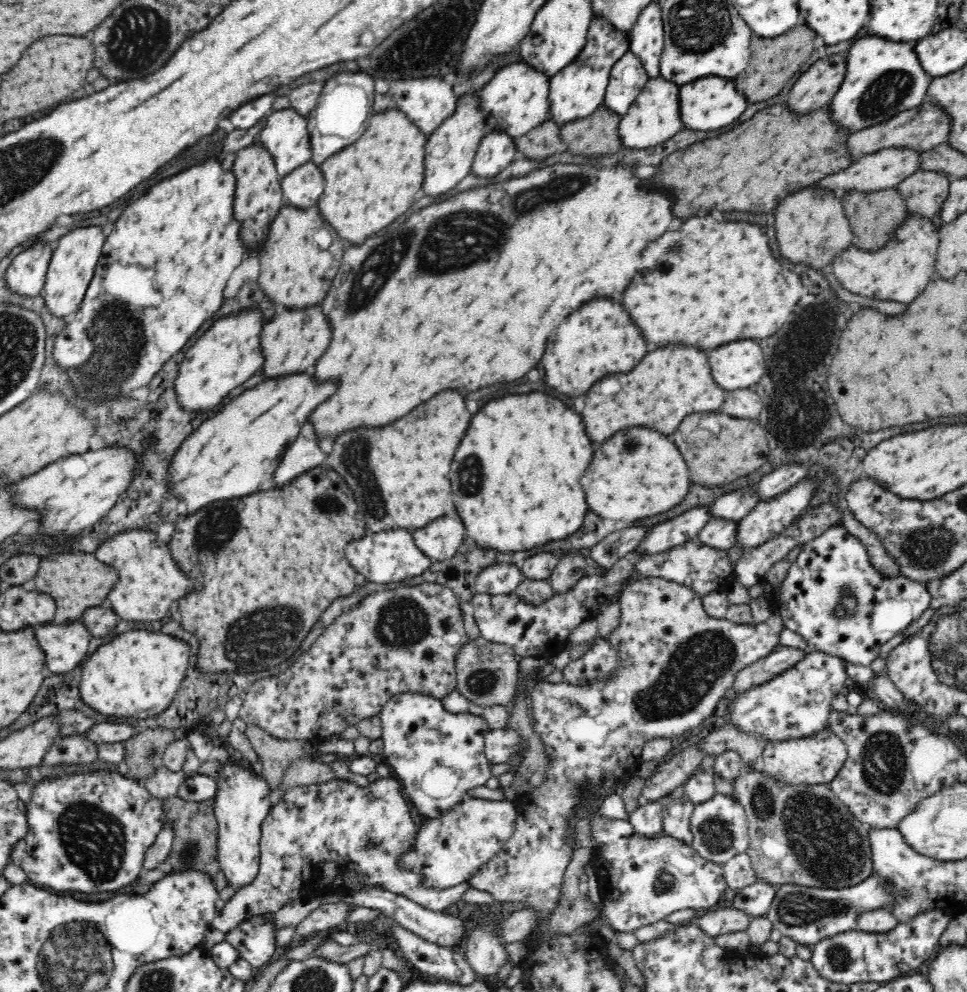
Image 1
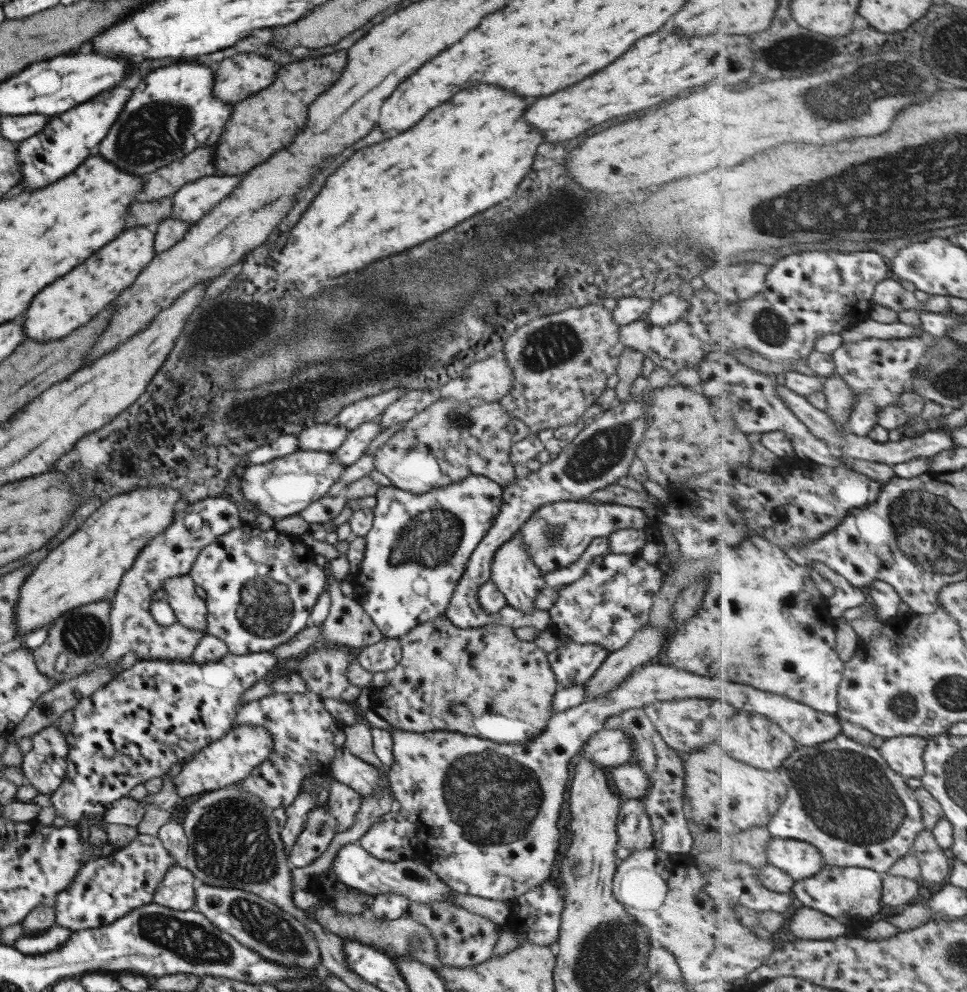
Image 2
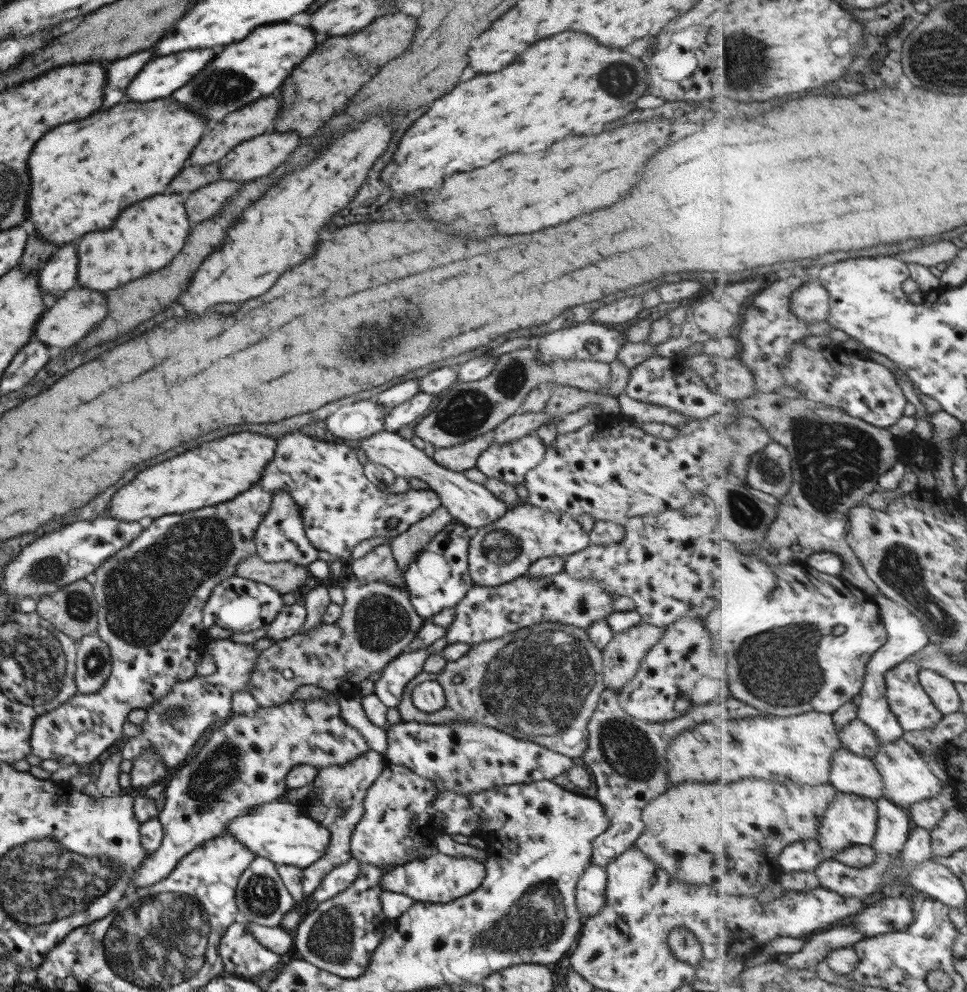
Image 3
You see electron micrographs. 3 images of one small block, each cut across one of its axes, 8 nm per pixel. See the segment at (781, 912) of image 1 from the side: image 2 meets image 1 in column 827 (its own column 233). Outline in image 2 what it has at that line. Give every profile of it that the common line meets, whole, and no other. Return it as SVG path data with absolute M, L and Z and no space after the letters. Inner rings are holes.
M196 883L194 896L195 912L203 914L221 932L229 934L245 948L265 958L265 962L281 966L299 966L305 970L319 970L321 975L325 972L321 966L321 955L315 935L293 915L287 914L252 892L229 887Z

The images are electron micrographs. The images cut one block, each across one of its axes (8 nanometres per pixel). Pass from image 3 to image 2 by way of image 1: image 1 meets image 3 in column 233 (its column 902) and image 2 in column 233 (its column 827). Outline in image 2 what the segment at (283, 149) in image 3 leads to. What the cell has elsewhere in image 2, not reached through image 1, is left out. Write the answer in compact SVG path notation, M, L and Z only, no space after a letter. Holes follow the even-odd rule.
M209 172L193 182L178 188L170 197L172 207L170 217L191 225L197 222L208 211L239 184L242 176L216 176Z

